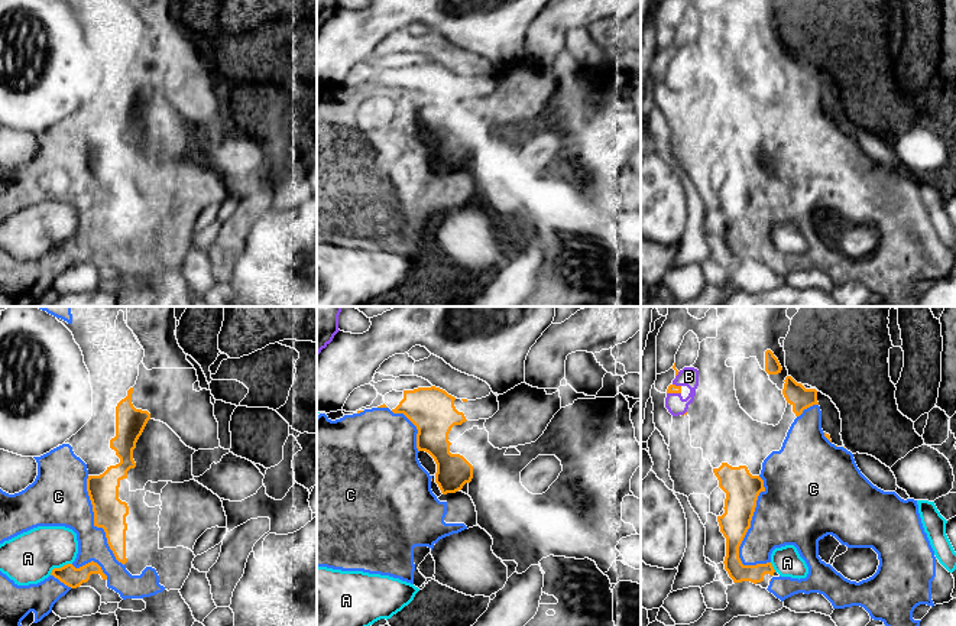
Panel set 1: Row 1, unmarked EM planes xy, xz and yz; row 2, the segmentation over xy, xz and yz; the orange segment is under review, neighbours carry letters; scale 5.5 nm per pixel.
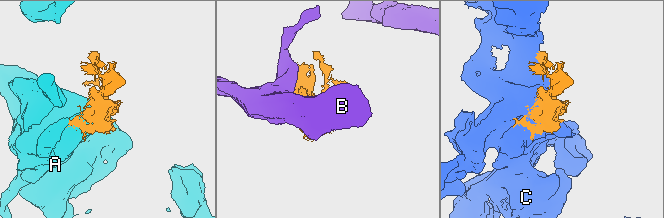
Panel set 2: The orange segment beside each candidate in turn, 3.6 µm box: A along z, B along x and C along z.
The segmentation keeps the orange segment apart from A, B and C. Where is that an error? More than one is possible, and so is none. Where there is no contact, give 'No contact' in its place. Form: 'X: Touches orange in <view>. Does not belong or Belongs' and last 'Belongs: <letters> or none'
A: Touches orange in xy. Does not belong
B: Touches orange in yz. Does not belong
C: Touches orange in yz. Belongs
Belongs: C

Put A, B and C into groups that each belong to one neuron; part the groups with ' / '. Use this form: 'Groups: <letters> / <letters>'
Groups: A / B / C

